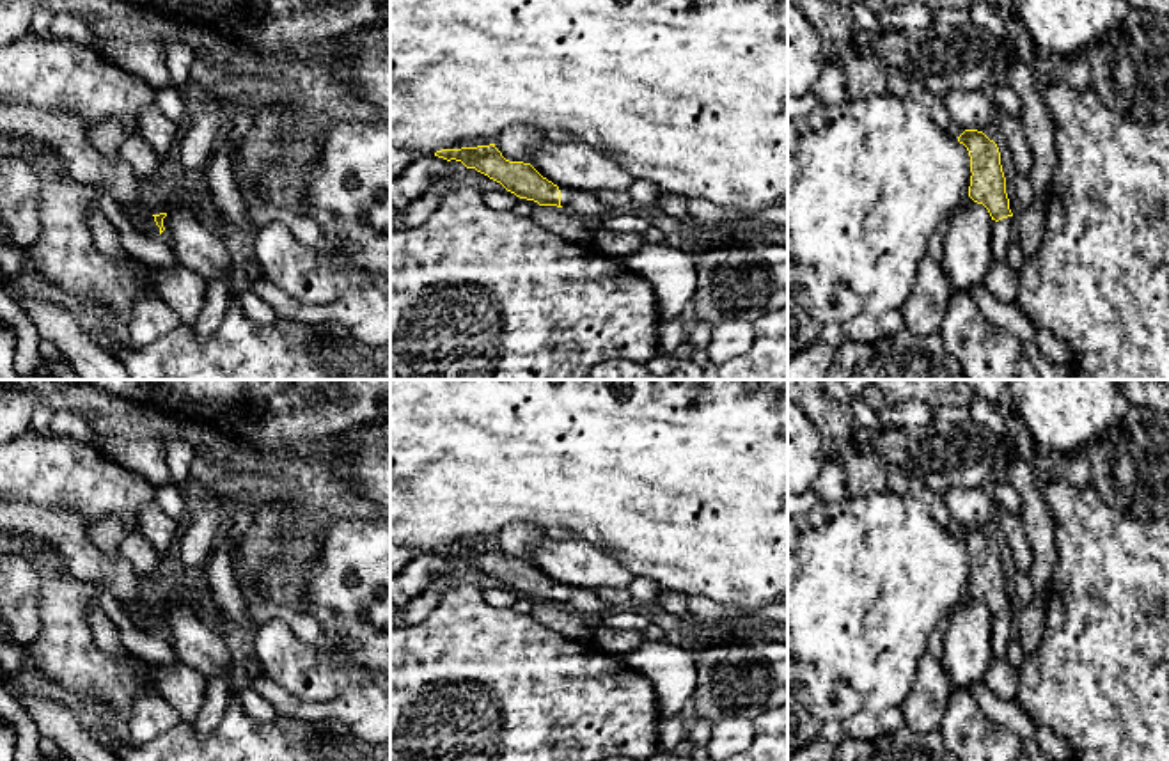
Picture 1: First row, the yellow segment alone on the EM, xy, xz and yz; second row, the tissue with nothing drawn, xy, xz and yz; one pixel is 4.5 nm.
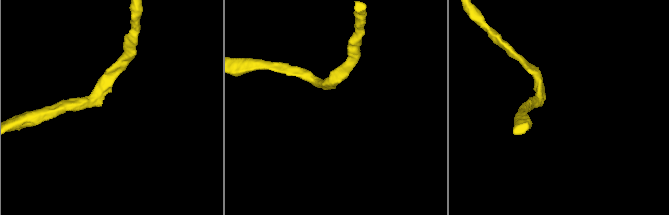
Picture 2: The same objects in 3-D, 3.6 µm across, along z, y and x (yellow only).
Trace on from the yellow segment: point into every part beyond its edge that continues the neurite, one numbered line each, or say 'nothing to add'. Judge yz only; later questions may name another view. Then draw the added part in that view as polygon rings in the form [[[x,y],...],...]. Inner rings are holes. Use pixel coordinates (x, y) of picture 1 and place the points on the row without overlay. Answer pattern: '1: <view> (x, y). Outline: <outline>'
1: yz (1001, 628). Outline: [[[1008,614],[992,619],[992,656],[995,660],[1006,658],[1009,637],[1013,633],[1015,616]]]

